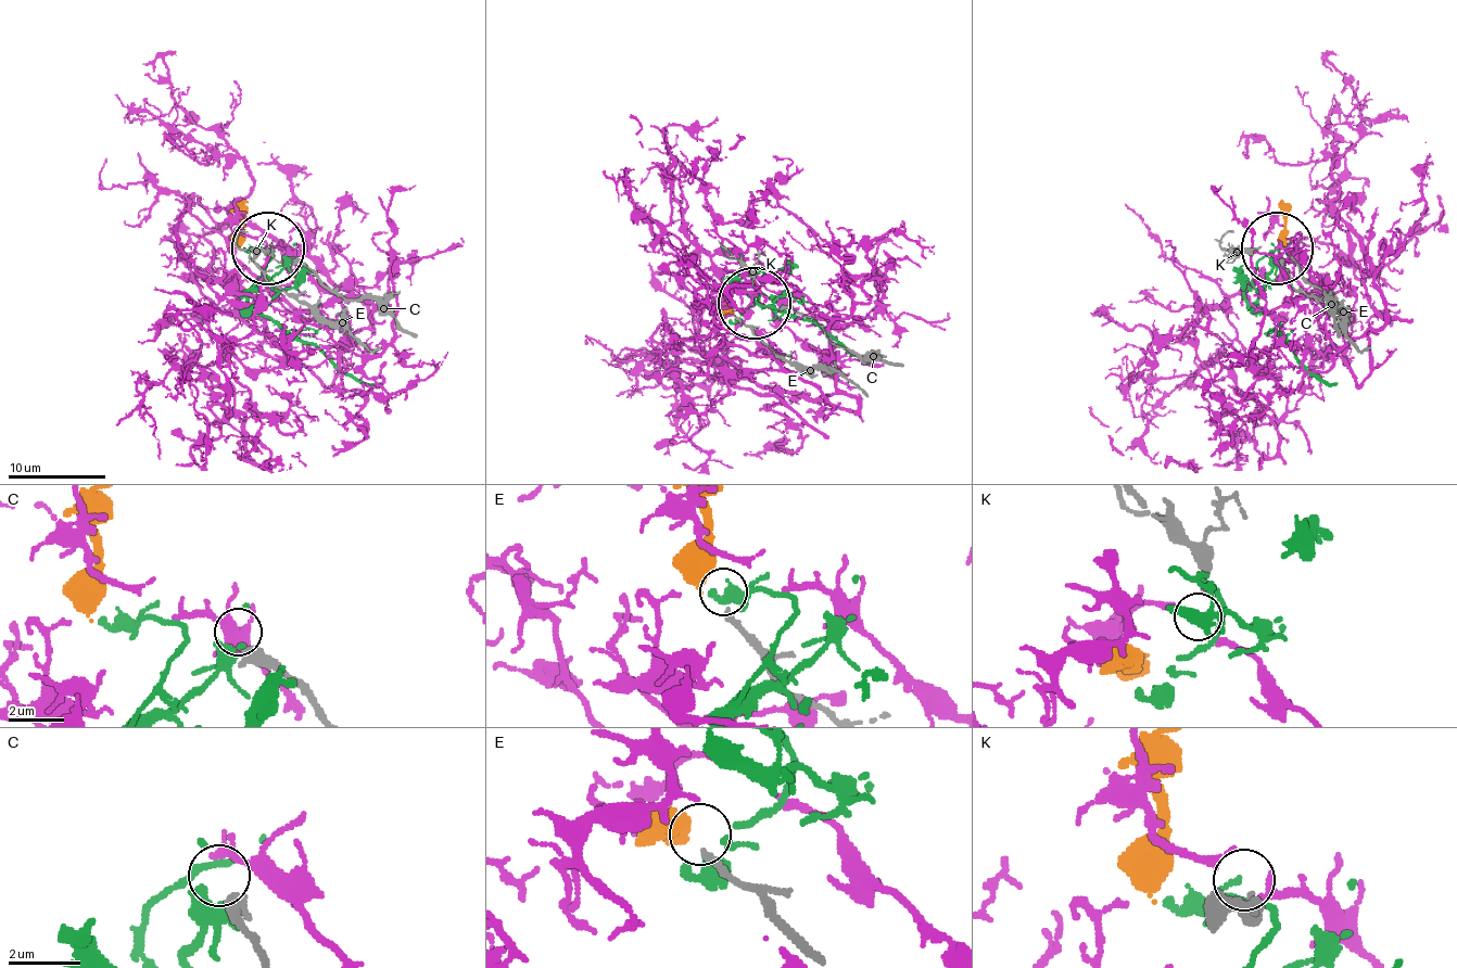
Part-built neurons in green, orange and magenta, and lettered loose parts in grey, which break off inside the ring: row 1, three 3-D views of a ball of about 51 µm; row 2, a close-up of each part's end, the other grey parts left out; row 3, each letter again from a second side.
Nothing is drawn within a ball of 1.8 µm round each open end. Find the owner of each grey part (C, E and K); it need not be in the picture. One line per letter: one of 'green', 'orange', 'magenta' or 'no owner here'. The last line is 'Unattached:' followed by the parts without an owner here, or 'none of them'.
C: no owner here
E: orange
K: magenta
Unattached: C

